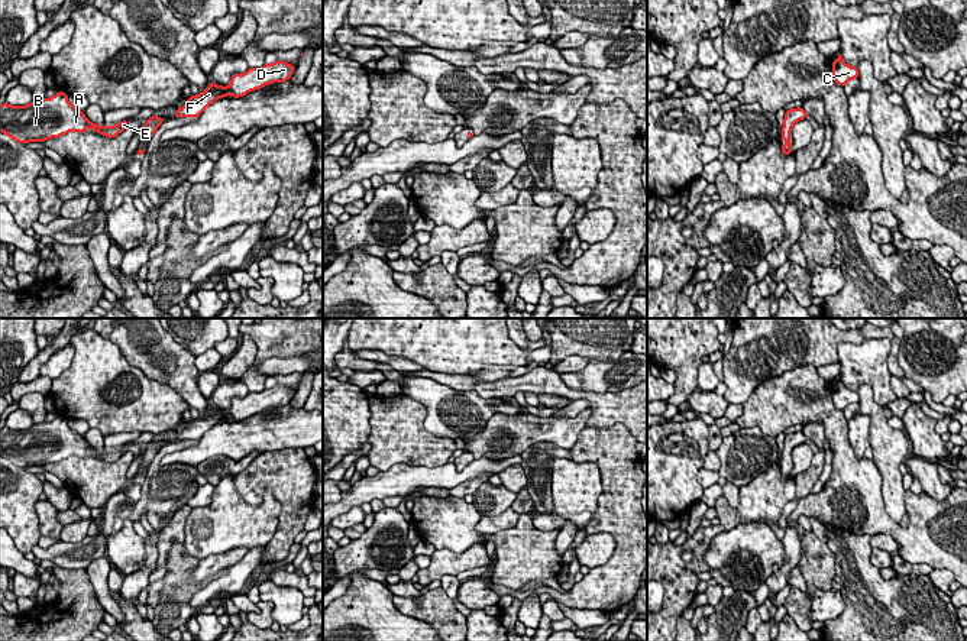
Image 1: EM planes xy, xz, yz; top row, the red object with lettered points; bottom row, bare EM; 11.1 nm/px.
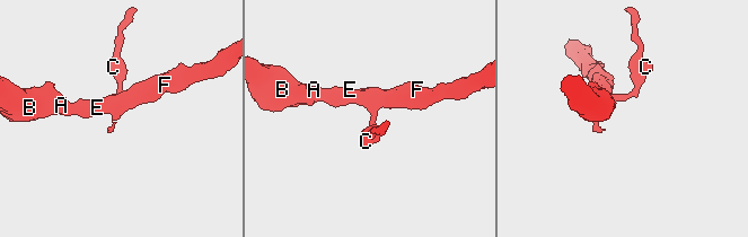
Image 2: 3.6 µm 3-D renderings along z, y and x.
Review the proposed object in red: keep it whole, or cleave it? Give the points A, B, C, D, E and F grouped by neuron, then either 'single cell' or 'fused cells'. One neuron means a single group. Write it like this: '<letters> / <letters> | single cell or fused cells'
A B C D E F | single cell

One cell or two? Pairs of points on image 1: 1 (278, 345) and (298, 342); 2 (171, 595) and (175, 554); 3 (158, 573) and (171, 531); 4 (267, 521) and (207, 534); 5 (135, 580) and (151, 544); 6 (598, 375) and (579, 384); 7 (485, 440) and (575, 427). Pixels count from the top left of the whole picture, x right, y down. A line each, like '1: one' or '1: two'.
1: one
2: one
3: one
4: one
5: one
6: one
7: one

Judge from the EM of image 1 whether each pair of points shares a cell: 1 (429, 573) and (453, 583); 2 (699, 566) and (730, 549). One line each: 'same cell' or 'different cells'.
1: different cells
2: different cells

